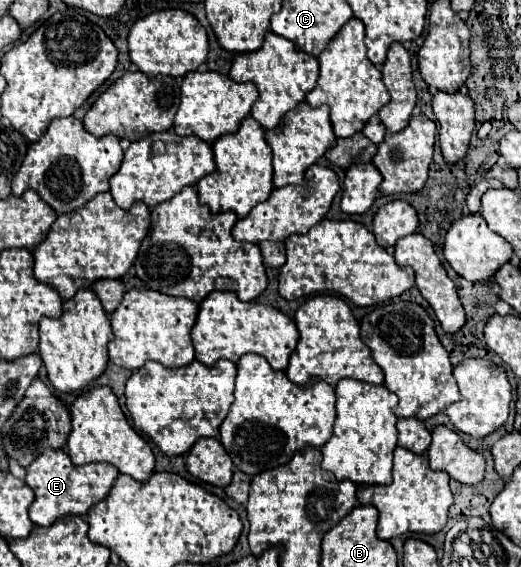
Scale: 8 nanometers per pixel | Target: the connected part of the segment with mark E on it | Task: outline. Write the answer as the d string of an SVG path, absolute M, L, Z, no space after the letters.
M44 448L36 456L36 460L26 468L26 484L36 494L36 500L30 506L30 520L38 526L50 526L54 520L66 514L84 516L94 502L100 502L108 494L116 476L118 476L116 466L110 466L106 462L76 466L72 464L66 450Z

